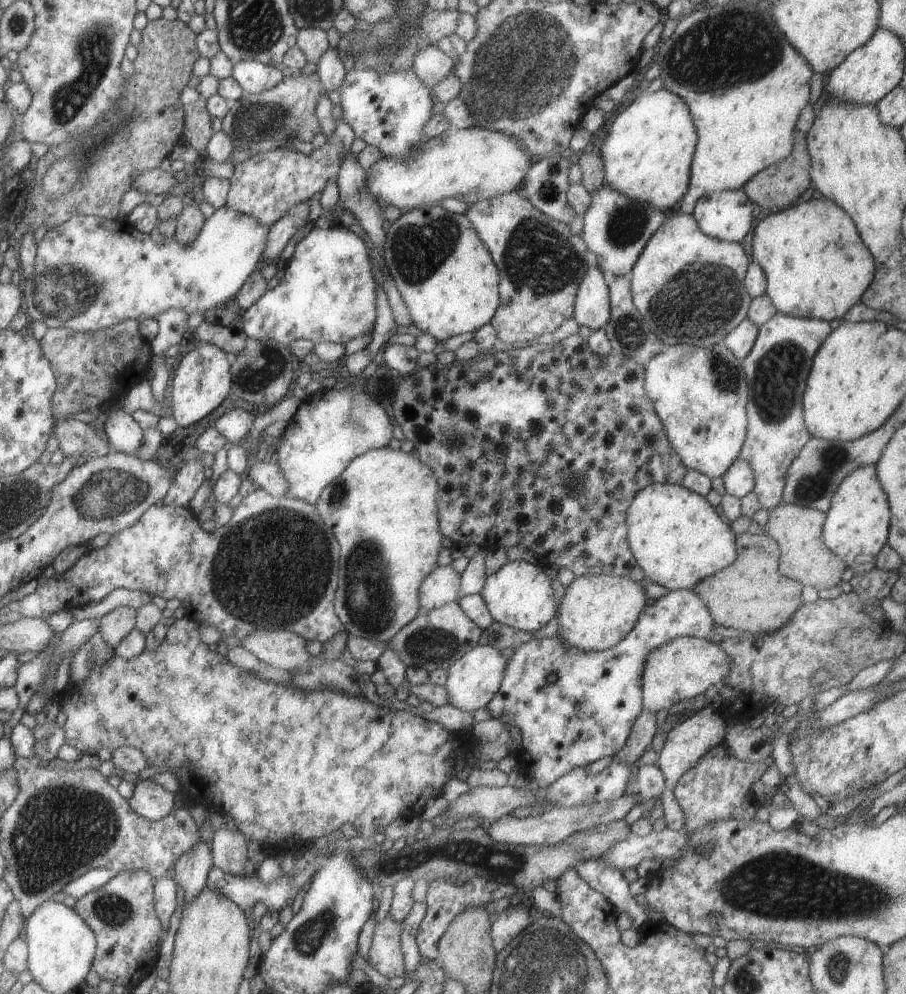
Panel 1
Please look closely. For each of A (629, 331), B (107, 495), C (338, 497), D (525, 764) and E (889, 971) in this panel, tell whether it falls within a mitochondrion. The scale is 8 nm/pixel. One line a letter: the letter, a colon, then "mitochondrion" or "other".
A: mitochondrion
B: mitochondrion
C: mitochondrion
D: other
E: other

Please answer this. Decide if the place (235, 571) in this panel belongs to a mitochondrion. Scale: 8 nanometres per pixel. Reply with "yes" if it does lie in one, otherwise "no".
yes

